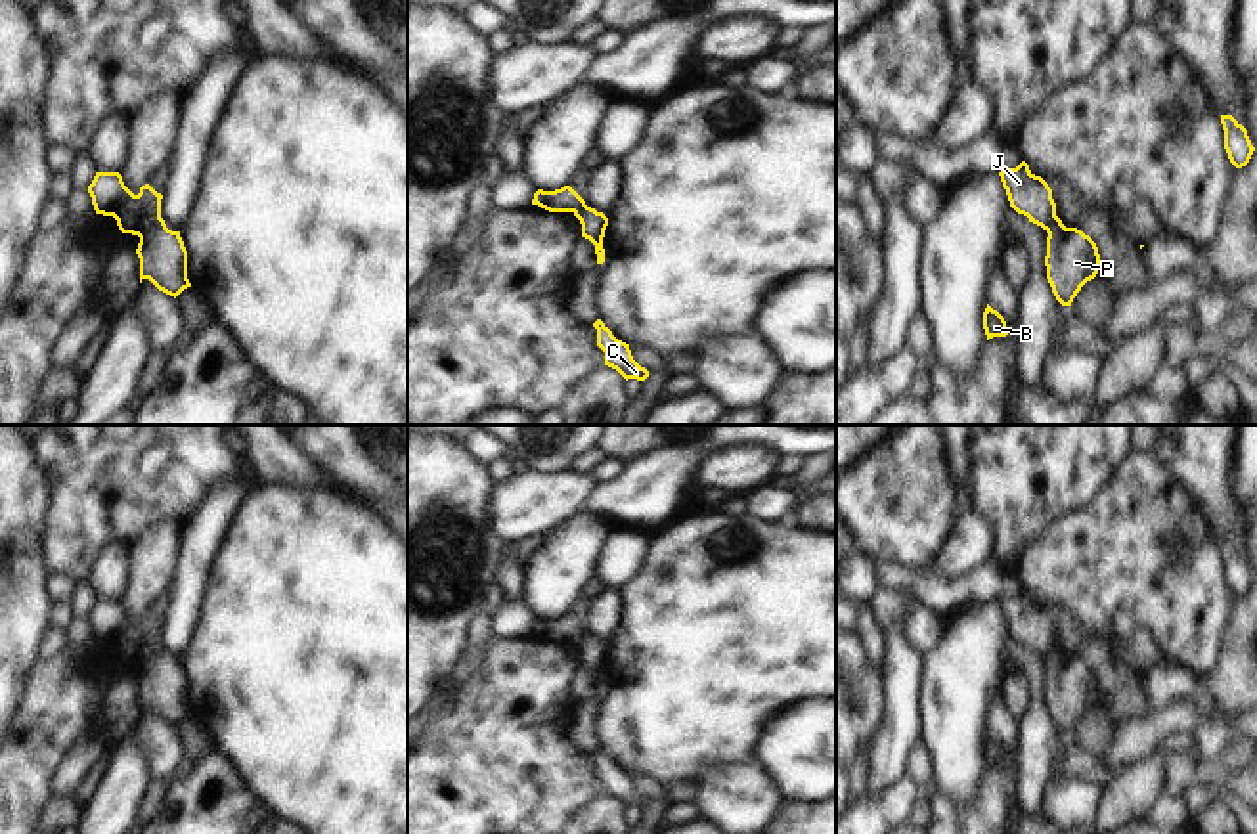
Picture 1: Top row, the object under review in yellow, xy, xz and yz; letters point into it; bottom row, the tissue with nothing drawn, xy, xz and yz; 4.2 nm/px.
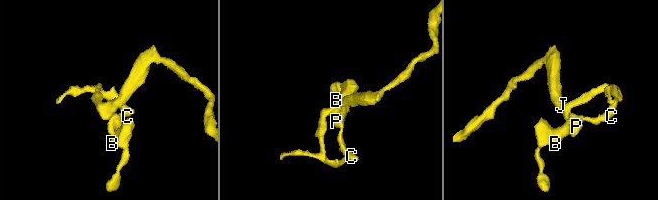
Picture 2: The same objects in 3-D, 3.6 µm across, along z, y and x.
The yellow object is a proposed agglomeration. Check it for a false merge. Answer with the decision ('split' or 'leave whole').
split

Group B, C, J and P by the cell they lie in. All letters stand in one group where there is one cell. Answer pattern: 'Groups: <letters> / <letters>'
Groups: B C P / J

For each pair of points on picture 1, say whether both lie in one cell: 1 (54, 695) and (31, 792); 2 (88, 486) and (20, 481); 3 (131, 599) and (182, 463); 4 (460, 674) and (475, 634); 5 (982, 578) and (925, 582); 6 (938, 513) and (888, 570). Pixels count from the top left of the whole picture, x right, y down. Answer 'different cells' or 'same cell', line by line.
1: same cell
2: different cells
3: different cells
4: same cell
5: same cell
6: different cells

